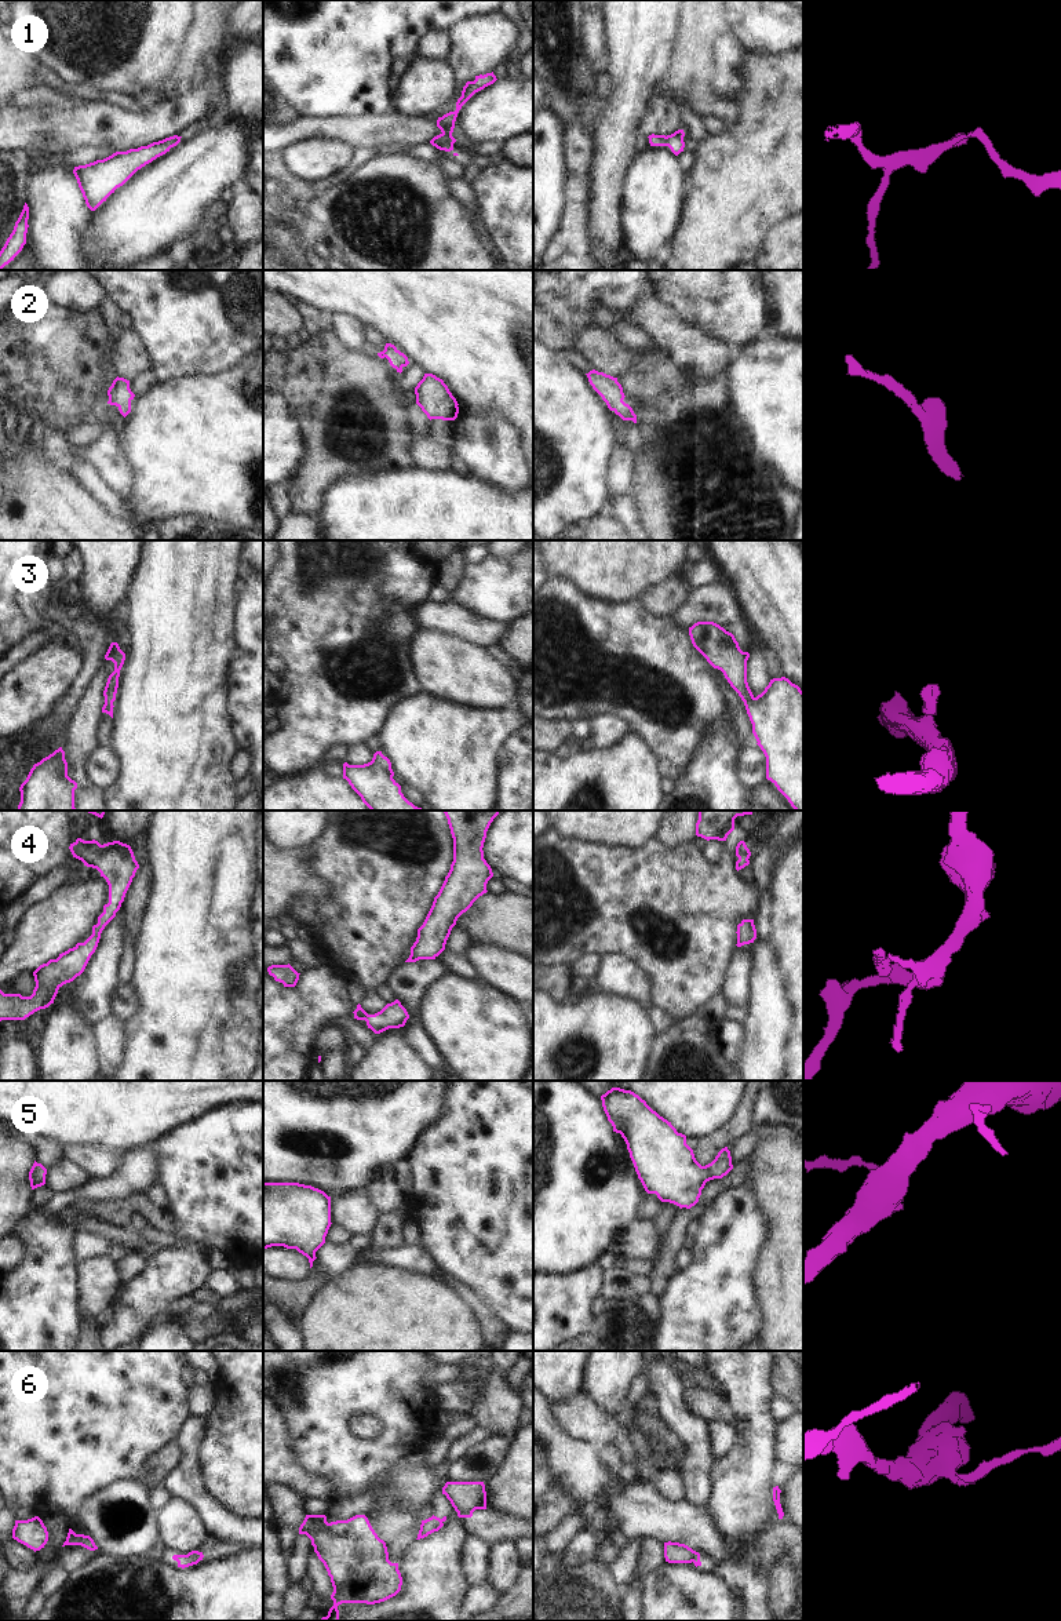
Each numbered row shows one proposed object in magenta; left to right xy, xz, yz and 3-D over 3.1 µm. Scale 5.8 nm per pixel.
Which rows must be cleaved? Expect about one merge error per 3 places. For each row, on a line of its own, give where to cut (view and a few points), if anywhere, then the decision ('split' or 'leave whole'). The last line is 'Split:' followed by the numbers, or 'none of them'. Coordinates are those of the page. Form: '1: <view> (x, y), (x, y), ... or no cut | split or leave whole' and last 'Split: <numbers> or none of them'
1: xz (443, 133), (451, 134) | split
2: no cut | leave whole
3: no cut | leave whole
4: no cut | leave whole
5: no cut | leave whole
6: xz (458, 1511), (471, 1512) | split
Split: 1, 6

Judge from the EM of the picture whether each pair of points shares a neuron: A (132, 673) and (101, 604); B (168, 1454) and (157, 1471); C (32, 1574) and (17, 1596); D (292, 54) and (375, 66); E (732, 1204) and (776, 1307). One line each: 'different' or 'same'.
A: different
B: same
C: same
D: same
E: different

